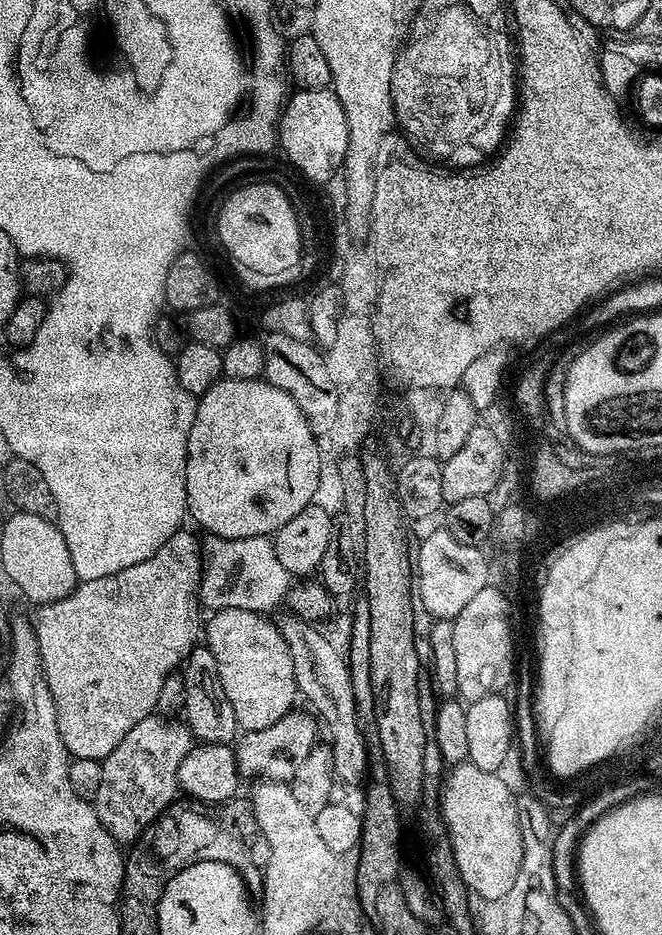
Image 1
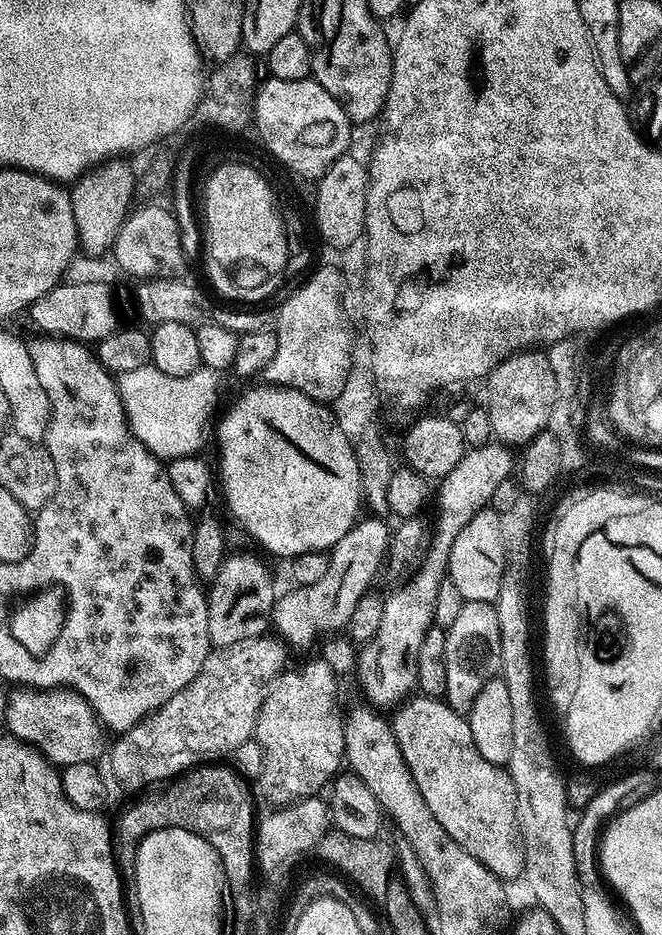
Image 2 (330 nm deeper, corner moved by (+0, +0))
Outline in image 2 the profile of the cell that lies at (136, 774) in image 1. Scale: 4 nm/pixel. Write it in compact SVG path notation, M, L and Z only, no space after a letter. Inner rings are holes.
M270 634L243 640L230 648L209 652L199 674L186 687L175 692L160 708L145 716L133 728L115 737L116 745L108 756L108 764L112 767L111 779L116 779L128 788L144 790L149 786L159 785L159 780L171 781L205 762L219 761L219 756L231 757L234 746L242 746L242 742L253 739L258 710L266 698L268 688L275 682L276 677L285 671L284 652L286 653L285 645Z

